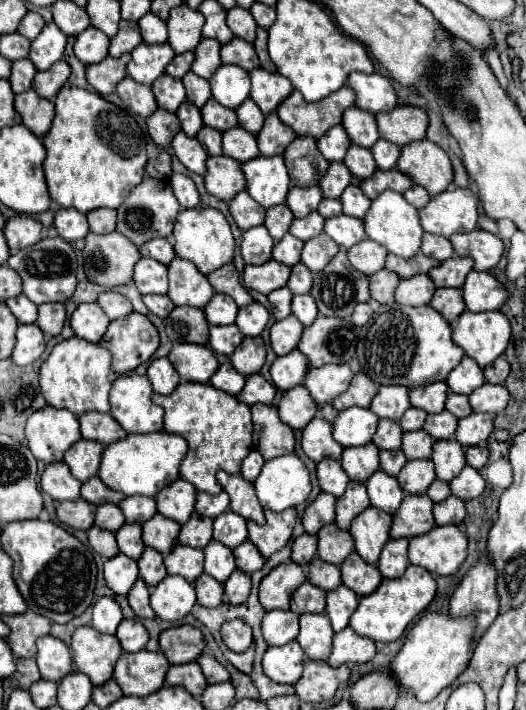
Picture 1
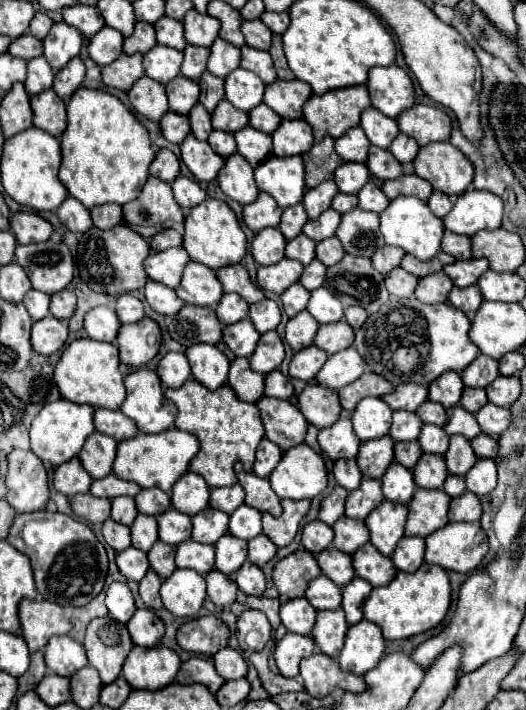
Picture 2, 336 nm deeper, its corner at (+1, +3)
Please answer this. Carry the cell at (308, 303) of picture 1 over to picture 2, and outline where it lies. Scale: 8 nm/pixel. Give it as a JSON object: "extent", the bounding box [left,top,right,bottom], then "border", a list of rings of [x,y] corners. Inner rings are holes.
{"extent":[307,287,345,323],"border":[[[319,287],[311,293],[311,301],[307,305],[307,311],[319,321],[319,323],[335,323],[341,321],[345,315],[345,307],[333,293],[329,293],[325,287]]]}

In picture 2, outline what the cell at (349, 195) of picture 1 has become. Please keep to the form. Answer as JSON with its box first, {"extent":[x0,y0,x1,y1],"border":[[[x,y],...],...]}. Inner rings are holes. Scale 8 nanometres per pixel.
{"extent":[357,181,391,213],"border":[[[369,181],[369,183],[357,193],[357,197],[359,197],[359,207],[365,209],[365,211],[373,211],[373,213],[385,211],[387,205],[391,203],[391,201],[385,197],[385,193],[381,191],[381,187],[379,187],[377,181]]]}

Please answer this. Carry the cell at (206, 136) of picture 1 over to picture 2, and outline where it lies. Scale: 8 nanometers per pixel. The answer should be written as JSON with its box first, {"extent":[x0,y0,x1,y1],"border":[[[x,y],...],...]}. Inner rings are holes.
{"extent":[207,131,237,159],"border":[[[213,131],[207,139],[207,143],[213,147],[215,153],[219,153],[223,159],[227,159],[229,155],[233,155],[237,151],[237,145],[235,145],[235,137],[231,133],[225,133],[225,131]]]}

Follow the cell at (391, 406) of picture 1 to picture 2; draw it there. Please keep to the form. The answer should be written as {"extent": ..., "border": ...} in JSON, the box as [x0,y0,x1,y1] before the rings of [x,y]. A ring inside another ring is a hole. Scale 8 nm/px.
{"extent":[383,385,429,411],"border":[[[399,385],[393,393],[387,393],[383,397],[383,401],[391,407],[391,409],[399,409],[399,407],[409,407],[407,411],[415,411],[423,401],[427,401],[429,395],[429,387],[427,385]]]}

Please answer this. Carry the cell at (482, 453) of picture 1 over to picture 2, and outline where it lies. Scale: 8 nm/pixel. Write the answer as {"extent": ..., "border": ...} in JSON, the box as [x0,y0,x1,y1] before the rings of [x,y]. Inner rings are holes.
{"extent":[471,433,497,457],"border":[[[485,433],[471,439],[471,447],[477,457],[495,457],[497,455],[497,437],[489,437]]]}

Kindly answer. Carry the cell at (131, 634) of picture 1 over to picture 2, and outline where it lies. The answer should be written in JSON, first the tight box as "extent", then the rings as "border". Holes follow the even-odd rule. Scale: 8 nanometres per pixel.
{"extent":[127,609,165,647],"border":[[[137,609],[131,621],[127,623],[127,629],[135,645],[153,647],[161,641],[165,633],[165,623],[151,609]]]}

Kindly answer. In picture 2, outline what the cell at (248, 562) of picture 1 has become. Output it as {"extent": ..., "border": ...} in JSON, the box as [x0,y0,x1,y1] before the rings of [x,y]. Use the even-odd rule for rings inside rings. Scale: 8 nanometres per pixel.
{"extent":[249,535,277,567],"border":[[[257,535],[255,539],[249,541],[249,561],[263,567],[273,555],[277,553],[277,547],[269,541],[267,535]]]}

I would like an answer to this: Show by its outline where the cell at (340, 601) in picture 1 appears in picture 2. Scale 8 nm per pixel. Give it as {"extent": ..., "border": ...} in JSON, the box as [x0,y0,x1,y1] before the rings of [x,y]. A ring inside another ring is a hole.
{"extent":[341,577,371,625],"border":[[[355,577],[349,585],[345,585],[341,591],[343,591],[343,609],[345,609],[345,615],[347,615],[347,623],[349,625],[355,625],[363,619],[363,601],[365,597],[369,597],[371,593],[371,585],[369,581],[361,579],[361,577]]]}

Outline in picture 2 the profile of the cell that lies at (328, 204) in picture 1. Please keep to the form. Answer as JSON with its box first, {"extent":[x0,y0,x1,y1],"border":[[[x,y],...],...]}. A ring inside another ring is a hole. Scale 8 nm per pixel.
{"extent":[331,193,357,213],"border":[[[337,193],[335,199],[333,199],[333,205],[331,205],[335,211],[339,213],[347,213],[351,209],[357,207],[357,195],[345,195],[345,193]]]}

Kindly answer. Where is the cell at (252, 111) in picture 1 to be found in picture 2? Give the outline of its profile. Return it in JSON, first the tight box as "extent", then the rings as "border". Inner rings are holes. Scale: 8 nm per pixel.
{"extent":[249,103,281,133],"border":[[[265,103],[249,111],[249,121],[253,129],[263,131],[263,133],[273,133],[281,125],[281,117],[273,109],[269,109]]]}

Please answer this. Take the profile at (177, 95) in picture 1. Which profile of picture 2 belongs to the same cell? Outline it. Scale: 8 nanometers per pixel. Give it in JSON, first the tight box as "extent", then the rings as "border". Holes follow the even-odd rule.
{"extent":[165,75,199,115],"border":[[[183,75],[175,77],[165,85],[167,97],[169,97],[169,107],[175,113],[187,115],[189,109],[199,101],[199,85],[193,79],[187,79]]]}

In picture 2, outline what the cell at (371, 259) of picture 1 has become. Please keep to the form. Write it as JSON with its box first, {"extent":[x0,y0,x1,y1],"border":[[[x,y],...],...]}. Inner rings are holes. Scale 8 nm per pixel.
{"extent":[371,245,405,273],"border":[[[383,245],[381,249],[375,251],[375,255],[371,257],[371,261],[373,261],[373,267],[375,267],[379,273],[389,273],[389,271],[393,271],[395,267],[399,267],[403,255],[405,255],[405,251],[403,251],[401,247]]]}

